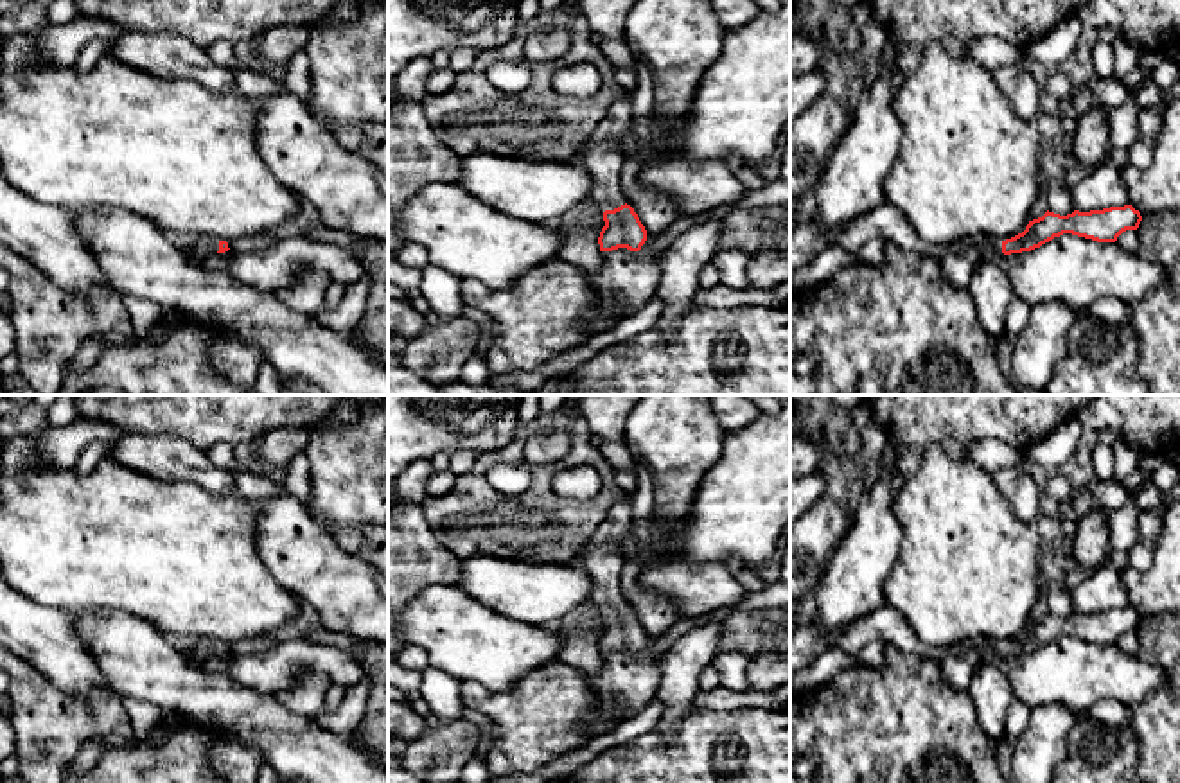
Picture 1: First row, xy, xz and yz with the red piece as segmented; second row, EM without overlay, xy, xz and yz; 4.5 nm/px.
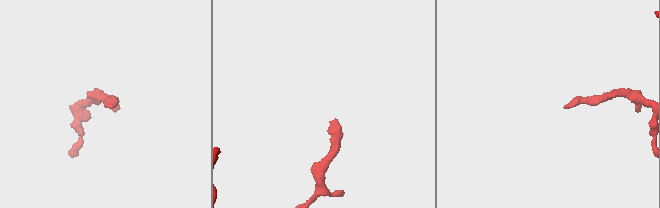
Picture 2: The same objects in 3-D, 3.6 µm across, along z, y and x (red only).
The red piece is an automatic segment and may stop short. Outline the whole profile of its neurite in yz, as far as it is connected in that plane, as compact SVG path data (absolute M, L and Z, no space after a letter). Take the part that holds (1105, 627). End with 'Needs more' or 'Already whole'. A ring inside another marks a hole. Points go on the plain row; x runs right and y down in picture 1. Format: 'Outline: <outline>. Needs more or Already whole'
Outline: M1132 607L1090 614L1074 612L1067 618L1047 612L1042 620L1029 623L1026 632L1011 641L991 639L986 652L1002 654L1004 657L1031 654L1063 636L1097 645L1115 645L1123 634L1137 632L1140 623L1140 614Z. Needs more

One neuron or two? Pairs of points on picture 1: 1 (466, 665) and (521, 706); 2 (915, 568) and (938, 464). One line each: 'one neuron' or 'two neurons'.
1: two neurons
2: one neuron

